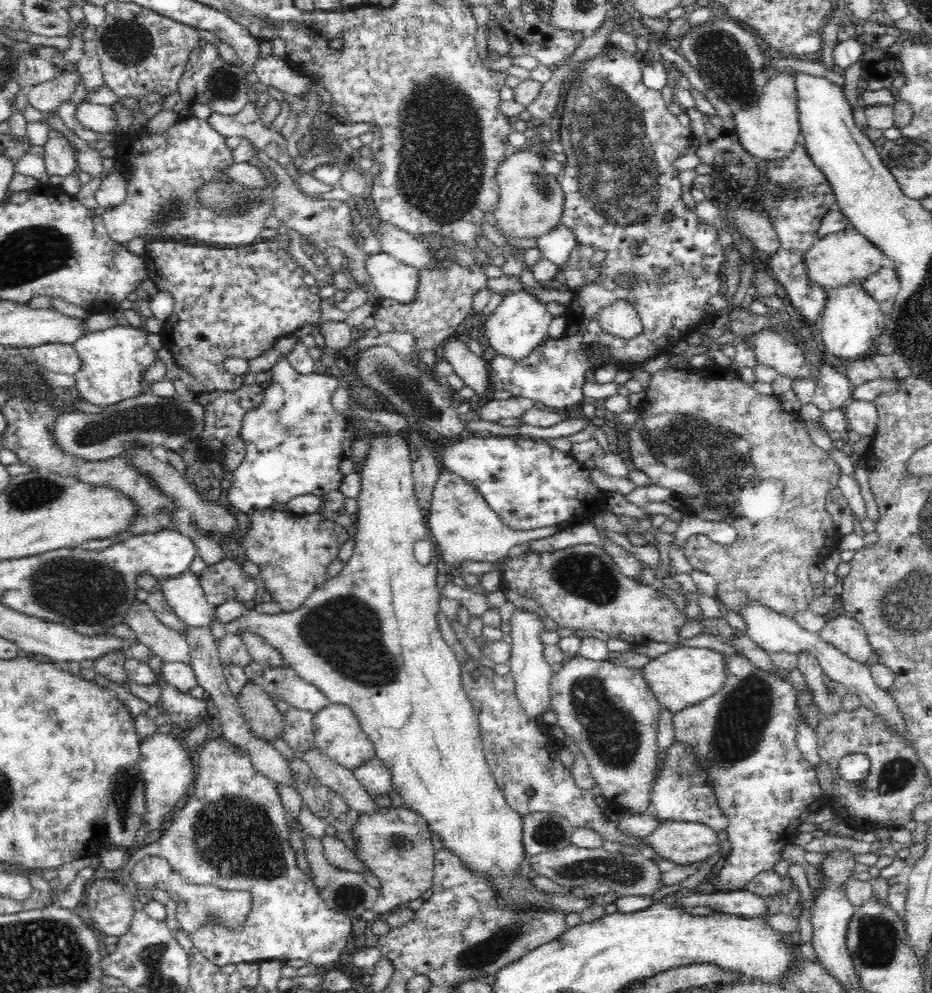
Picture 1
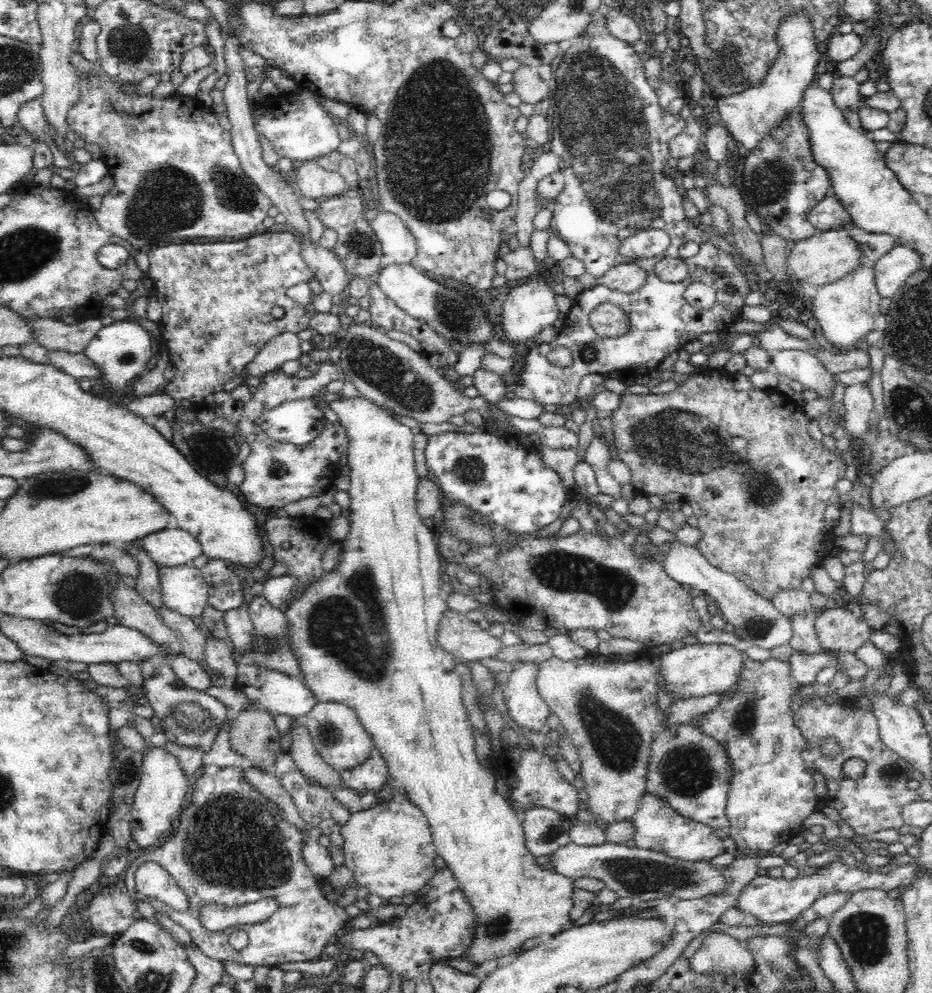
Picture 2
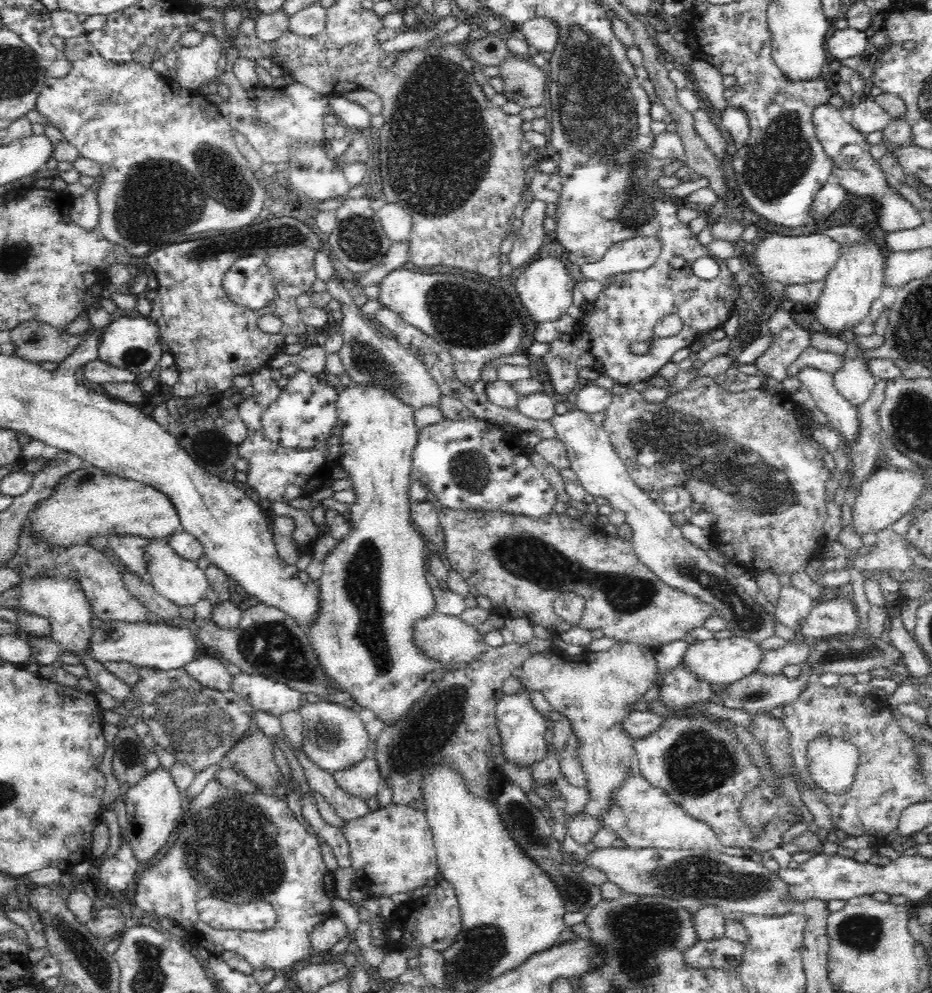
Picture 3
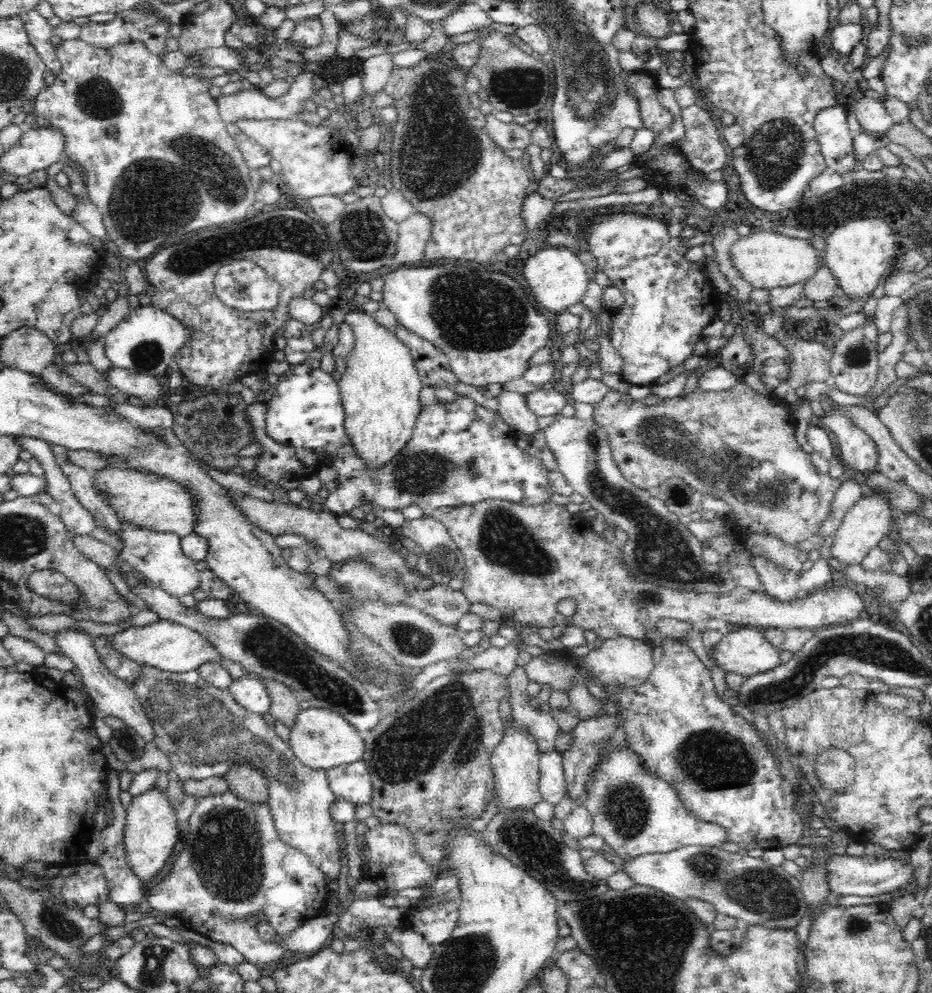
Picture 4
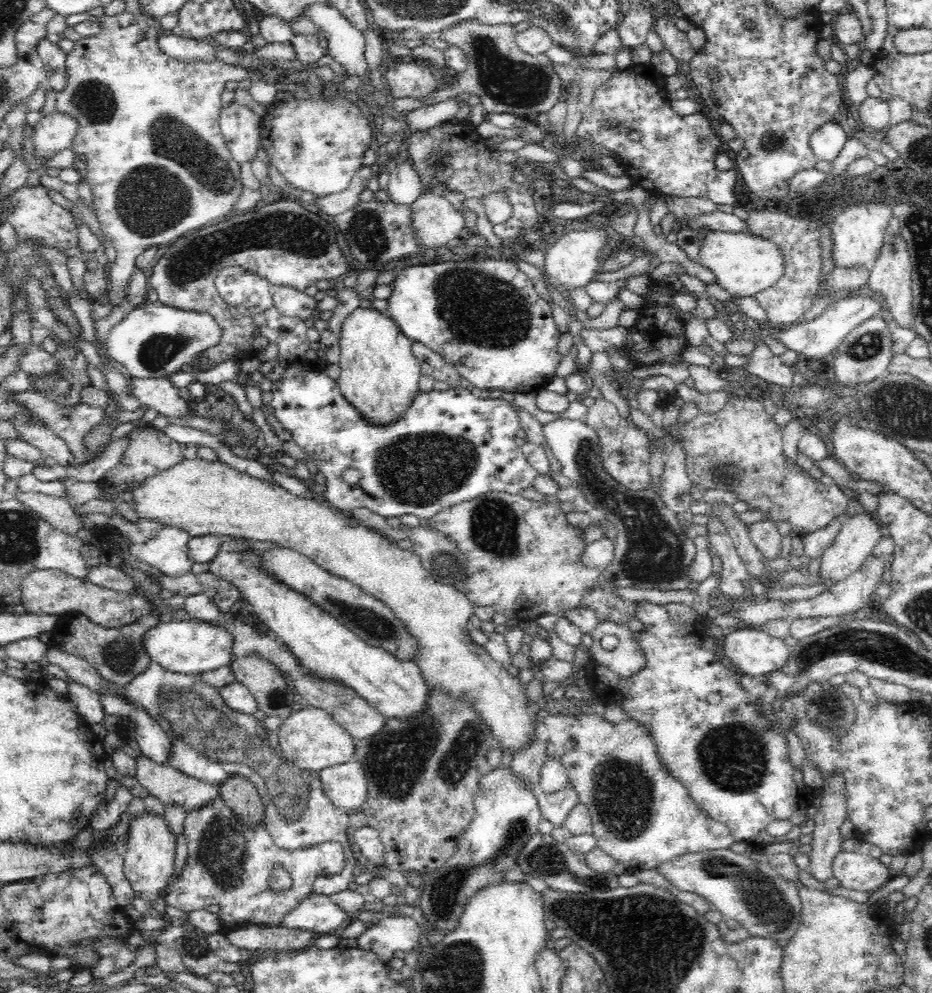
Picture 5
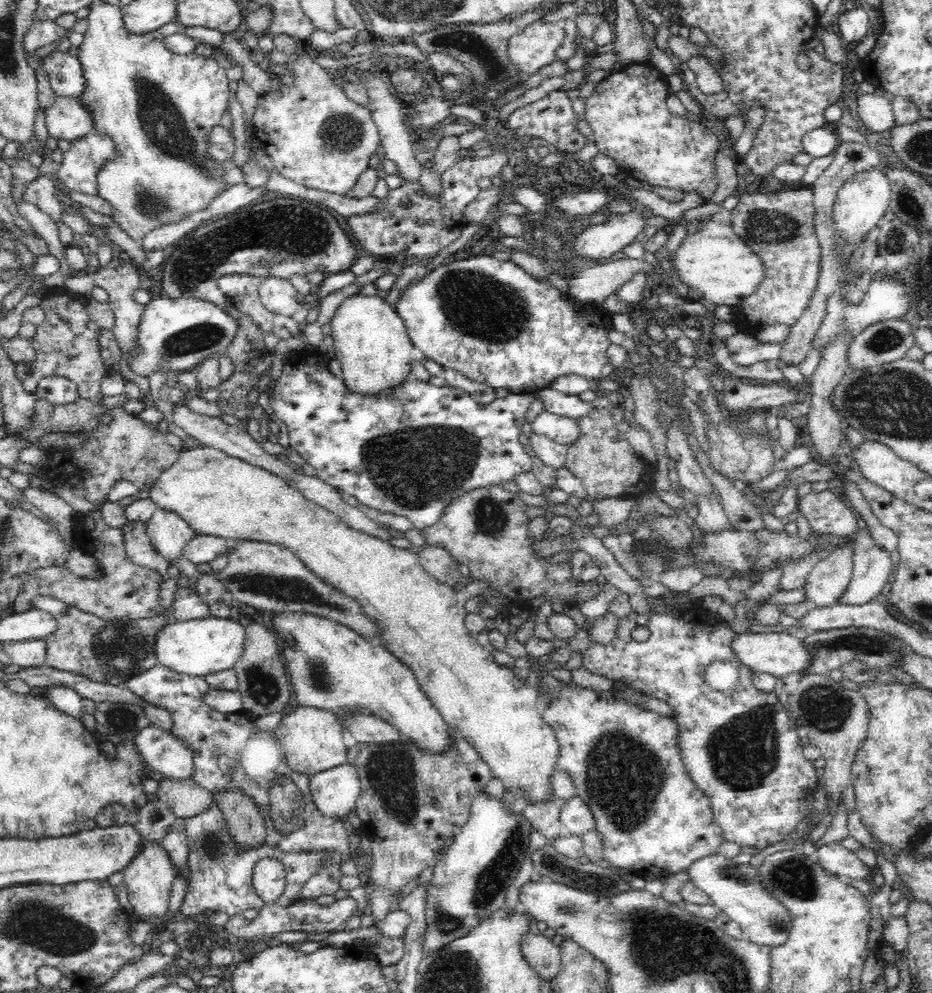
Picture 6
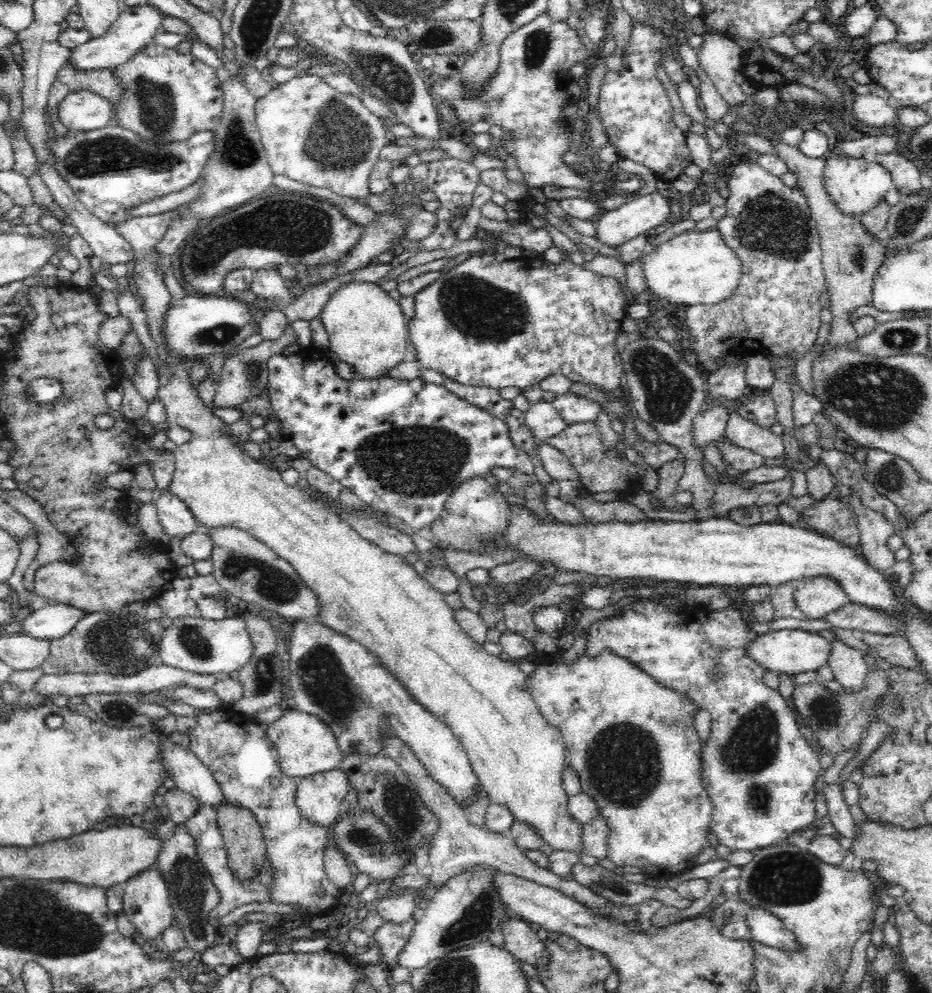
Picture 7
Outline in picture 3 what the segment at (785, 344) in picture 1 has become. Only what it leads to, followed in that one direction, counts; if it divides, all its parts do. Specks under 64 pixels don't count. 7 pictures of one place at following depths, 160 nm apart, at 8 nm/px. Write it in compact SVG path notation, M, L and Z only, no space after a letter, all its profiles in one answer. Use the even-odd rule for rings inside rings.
M812 367L802 368L798 380L812 395L811 403L818 406L828 419L828 426L841 432L846 442L852 444L859 433L857 407L852 406L834 386L833 375Z

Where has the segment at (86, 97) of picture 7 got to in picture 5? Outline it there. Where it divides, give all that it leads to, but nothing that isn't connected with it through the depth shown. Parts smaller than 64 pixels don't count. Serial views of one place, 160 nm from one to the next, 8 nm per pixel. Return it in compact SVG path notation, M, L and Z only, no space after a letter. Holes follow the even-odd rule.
M60 112L42 117L36 124L32 144L34 157L51 158L58 152L71 149L78 132L77 120Z

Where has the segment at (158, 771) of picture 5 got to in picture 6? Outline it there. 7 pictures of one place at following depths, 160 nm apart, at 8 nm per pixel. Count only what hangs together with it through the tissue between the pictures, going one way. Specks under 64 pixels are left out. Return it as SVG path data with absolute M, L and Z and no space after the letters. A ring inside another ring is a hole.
M164 777L158 781L155 794L158 800L172 809L176 817L185 819L204 812L214 801L213 793L196 784L193 779Z

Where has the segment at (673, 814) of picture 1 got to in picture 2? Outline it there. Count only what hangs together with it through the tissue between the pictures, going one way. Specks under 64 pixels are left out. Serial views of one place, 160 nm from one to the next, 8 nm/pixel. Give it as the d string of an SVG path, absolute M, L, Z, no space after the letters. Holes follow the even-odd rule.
M692 724L678 725L658 730L652 738L652 750L648 758L647 792L667 802L678 814L686 818L701 822L712 829L721 839L730 837L730 821L725 813L727 792L731 785L731 778L735 770L731 770L731 759L727 750L719 739L704 734L702 730Z

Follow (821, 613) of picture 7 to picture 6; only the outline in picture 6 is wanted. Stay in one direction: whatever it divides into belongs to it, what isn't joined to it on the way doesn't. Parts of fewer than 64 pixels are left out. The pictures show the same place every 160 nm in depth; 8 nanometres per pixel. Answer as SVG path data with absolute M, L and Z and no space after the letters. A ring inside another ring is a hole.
M850 538L844 546L836 547L826 560L814 565L803 587L806 600L814 602L817 608L838 604L853 576L854 546L854 538Z

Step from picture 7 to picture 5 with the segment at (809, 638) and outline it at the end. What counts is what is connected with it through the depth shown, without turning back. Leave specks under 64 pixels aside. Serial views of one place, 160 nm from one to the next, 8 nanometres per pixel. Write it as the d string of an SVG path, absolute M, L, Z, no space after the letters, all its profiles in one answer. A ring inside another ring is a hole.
M752 627L734 630L723 638L724 656L748 676L780 670L788 660L791 642Z

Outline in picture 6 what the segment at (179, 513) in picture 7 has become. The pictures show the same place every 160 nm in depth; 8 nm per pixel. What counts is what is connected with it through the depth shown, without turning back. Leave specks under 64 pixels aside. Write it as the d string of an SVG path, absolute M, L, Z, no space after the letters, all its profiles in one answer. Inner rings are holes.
M163 508L156 509L145 527L152 547L171 565L183 558L184 547L196 536L195 530L179 514Z

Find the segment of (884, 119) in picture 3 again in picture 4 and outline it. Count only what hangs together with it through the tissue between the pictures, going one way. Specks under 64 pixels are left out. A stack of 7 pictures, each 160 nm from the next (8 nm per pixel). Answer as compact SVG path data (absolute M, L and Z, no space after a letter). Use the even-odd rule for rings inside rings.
M861 94L851 101L851 109L865 133L883 135L895 124L882 101Z

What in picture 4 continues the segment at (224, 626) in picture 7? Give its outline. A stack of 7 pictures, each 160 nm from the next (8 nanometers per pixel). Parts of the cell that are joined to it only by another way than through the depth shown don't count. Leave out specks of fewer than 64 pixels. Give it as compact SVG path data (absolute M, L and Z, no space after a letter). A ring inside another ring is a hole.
M158 620L148 626L132 626L122 632L116 632L109 637L111 647L121 652L122 656L135 660L138 664L155 666L168 672L187 673L197 670L200 665L207 662L220 662L223 657L212 646L210 640L200 635L200 632L190 627L180 625L168 620Z

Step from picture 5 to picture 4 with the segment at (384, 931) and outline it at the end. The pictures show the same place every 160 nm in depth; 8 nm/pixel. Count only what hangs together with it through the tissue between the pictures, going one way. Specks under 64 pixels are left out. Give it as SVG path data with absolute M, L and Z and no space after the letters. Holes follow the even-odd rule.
M394 927L392 932L385 934L383 940L387 939L401 948L403 956L410 960L416 968L424 968L432 960L434 946L426 942L426 939L414 930L408 930L407 927Z

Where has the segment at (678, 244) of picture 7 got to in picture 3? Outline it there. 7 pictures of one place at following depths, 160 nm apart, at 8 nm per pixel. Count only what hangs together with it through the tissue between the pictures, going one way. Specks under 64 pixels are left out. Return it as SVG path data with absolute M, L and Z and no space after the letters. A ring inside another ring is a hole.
M799 231L790 236L766 236L756 250L754 250L754 266L758 266L760 274L764 274L768 280L776 280L782 284L806 284L823 280L828 276L829 270L840 258L839 242L832 237L820 232Z

